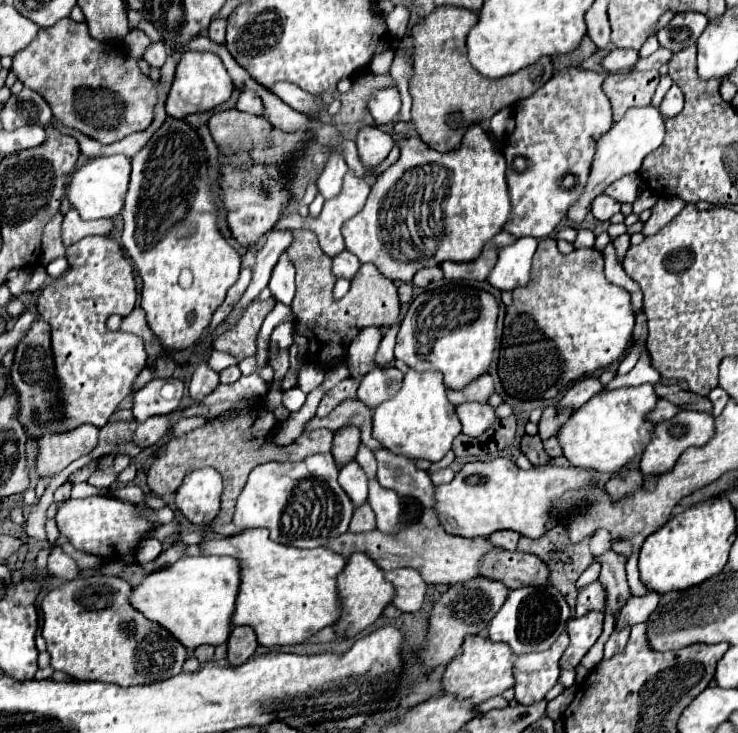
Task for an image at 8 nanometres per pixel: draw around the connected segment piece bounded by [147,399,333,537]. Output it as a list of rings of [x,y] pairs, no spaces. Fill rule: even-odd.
[[[257,399],[247,415],[231,417],[231,419],[211,419],[203,427],[193,429],[191,433],[171,439],[165,445],[165,453],[161,457],[155,457],[155,461],[149,467],[147,473],[147,483],[151,493],[155,495],[167,495],[175,493],[183,477],[199,467],[213,467],[221,473],[223,477],[223,495],[221,495],[221,511],[209,523],[211,531],[223,537],[231,537],[239,533],[239,527],[233,525],[233,511],[235,511],[235,501],[247,481],[247,475],[251,473],[253,467],[265,463],[265,461],[301,461],[313,453],[329,453],[331,451],[331,439],[333,433],[329,429],[315,429],[315,431],[305,431],[301,437],[297,437],[291,445],[279,447],[275,445],[275,427],[277,427],[277,417],[267,409],[263,399]]]

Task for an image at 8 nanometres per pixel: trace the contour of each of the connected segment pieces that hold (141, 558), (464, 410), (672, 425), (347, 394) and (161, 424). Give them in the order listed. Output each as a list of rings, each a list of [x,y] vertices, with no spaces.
[[[143,539],[143,543],[139,543],[139,549],[135,553],[135,559],[139,565],[153,561],[157,555],[163,551],[163,544],[157,539]]]
[[[461,403],[455,407],[455,411],[463,425],[463,433],[469,437],[479,437],[497,419],[493,407],[487,403]]]
[[[681,409],[673,419],[657,423],[653,433],[651,433],[651,441],[647,443],[647,447],[643,451],[643,457],[641,457],[641,471],[643,471],[643,475],[661,475],[665,471],[671,471],[675,467],[679,455],[687,447],[705,445],[711,439],[711,435],[715,433],[715,427],[713,427],[715,419],[711,419],[711,417],[713,415],[709,415],[709,413]]]
[[[348,378],[333,387],[333,389],[323,397],[323,401],[321,401],[321,405],[319,405],[319,415],[331,413],[339,403],[343,403],[343,401],[348,398],[356,398],[358,386],[359,383]]]
[[[163,415],[163,417],[151,417],[145,423],[141,423],[135,433],[133,433],[133,443],[139,447],[151,447],[155,445],[163,435],[169,433],[171,427],[171,417]]]

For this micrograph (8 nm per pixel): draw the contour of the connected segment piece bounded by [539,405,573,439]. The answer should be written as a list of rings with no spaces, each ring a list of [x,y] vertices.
[[[549,405],[543,411],[543,417],[539,421],[539,437],[541,439],[547,439],[547,437],[557,435],[559,427],[571,417],[571,413],[573,411],[555,411],[555,405]]]

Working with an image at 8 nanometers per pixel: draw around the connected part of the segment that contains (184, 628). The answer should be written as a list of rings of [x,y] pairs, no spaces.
[[[183,557],[167,569],[147,575],[129,595],[129,603],[159,623],[187,649],[221,645],[229,639],[231,613],[239,591],[239,561],[233,557]]]

